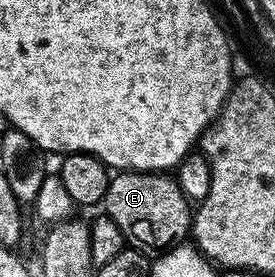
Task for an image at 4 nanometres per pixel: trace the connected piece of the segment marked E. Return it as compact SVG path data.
M136 171L114 172L110 176L109 186L105 192L103 213L104 216L109 217L116 223L119 231L123 231L123 235L134 246L144 247L146 250L168 250L170 247L184 242L191 233L191 202L183 195L183 191L178 187L176 180L161 171L156 173L138 173Z

